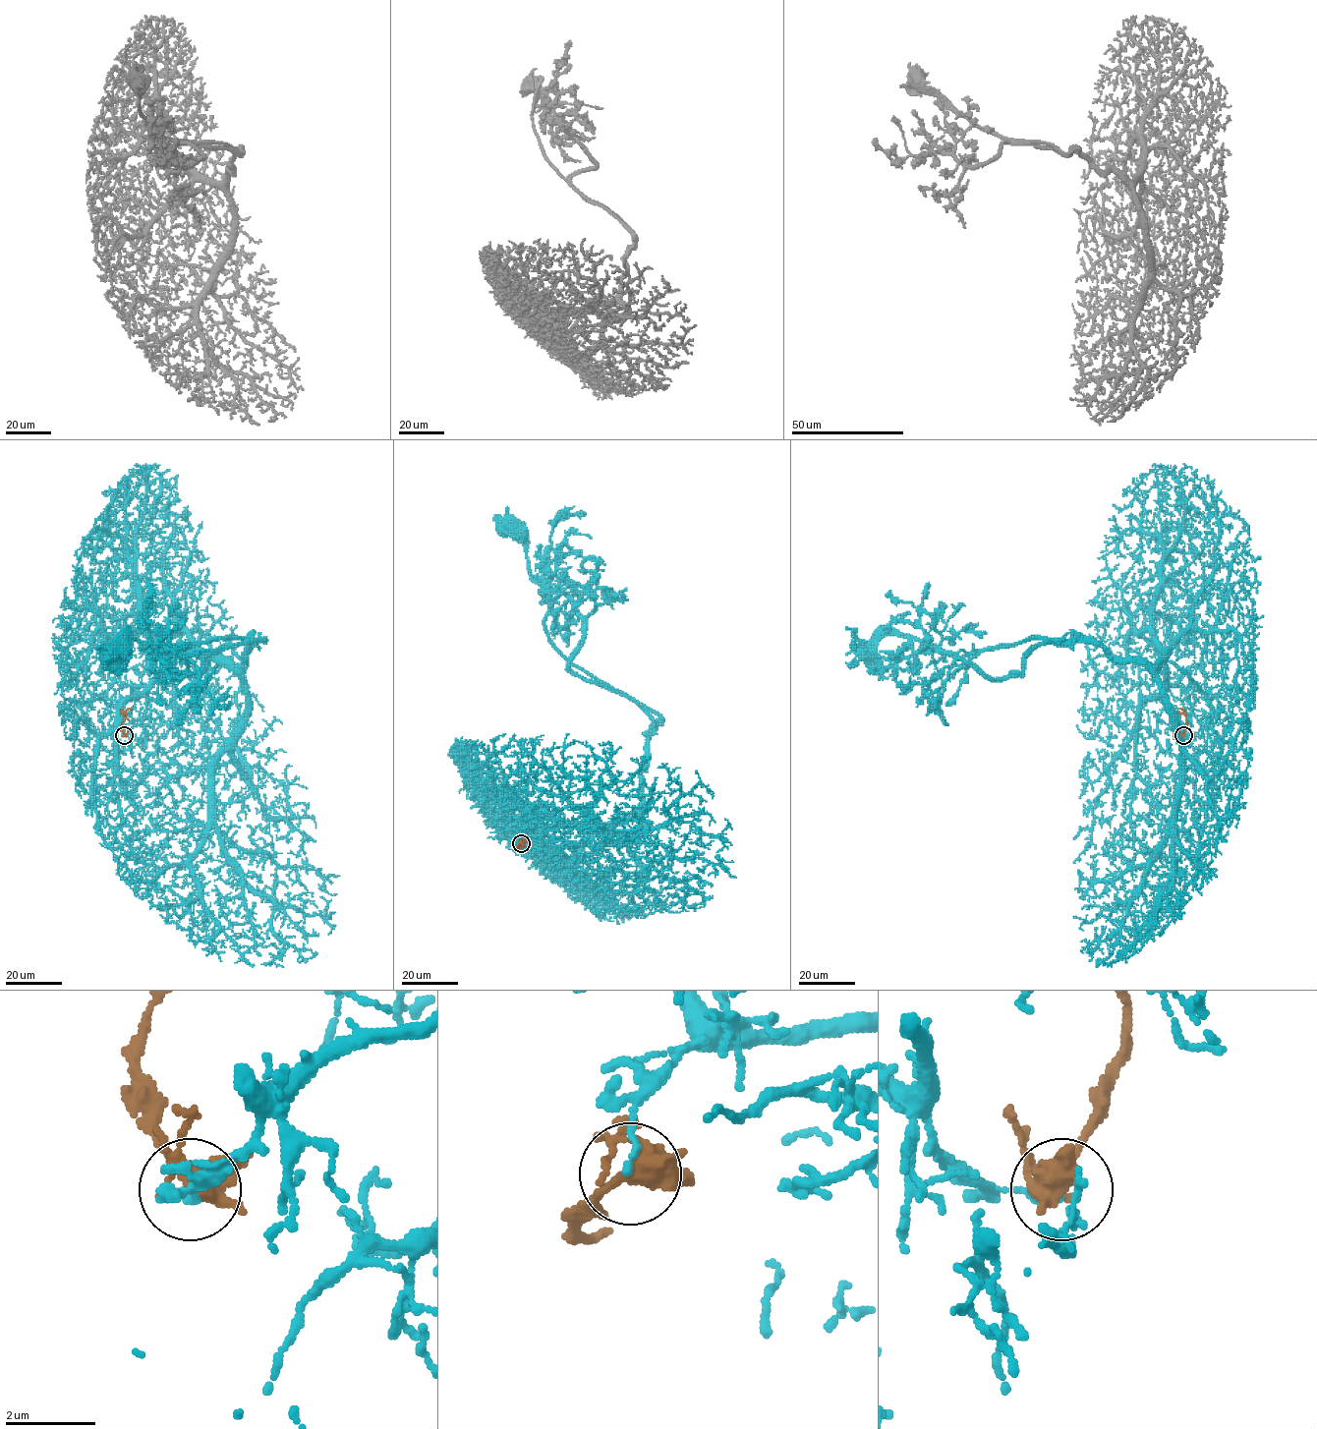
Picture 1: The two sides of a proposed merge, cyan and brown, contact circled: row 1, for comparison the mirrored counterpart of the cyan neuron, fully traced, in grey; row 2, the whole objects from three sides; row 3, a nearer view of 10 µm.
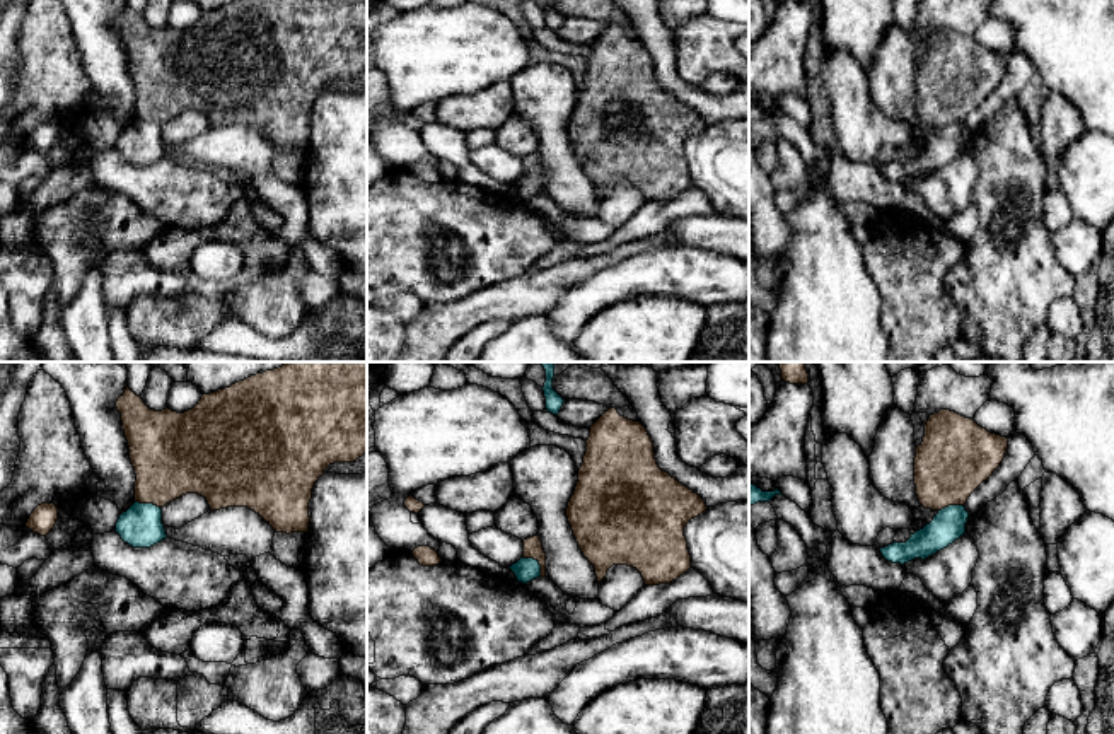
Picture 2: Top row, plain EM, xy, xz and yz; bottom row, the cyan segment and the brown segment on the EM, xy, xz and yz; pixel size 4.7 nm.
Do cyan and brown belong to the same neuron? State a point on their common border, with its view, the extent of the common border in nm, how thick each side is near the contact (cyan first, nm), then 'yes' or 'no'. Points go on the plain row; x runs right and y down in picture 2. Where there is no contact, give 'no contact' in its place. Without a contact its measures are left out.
xz (538, 180) | 130 nm | 110/100 nm | no

